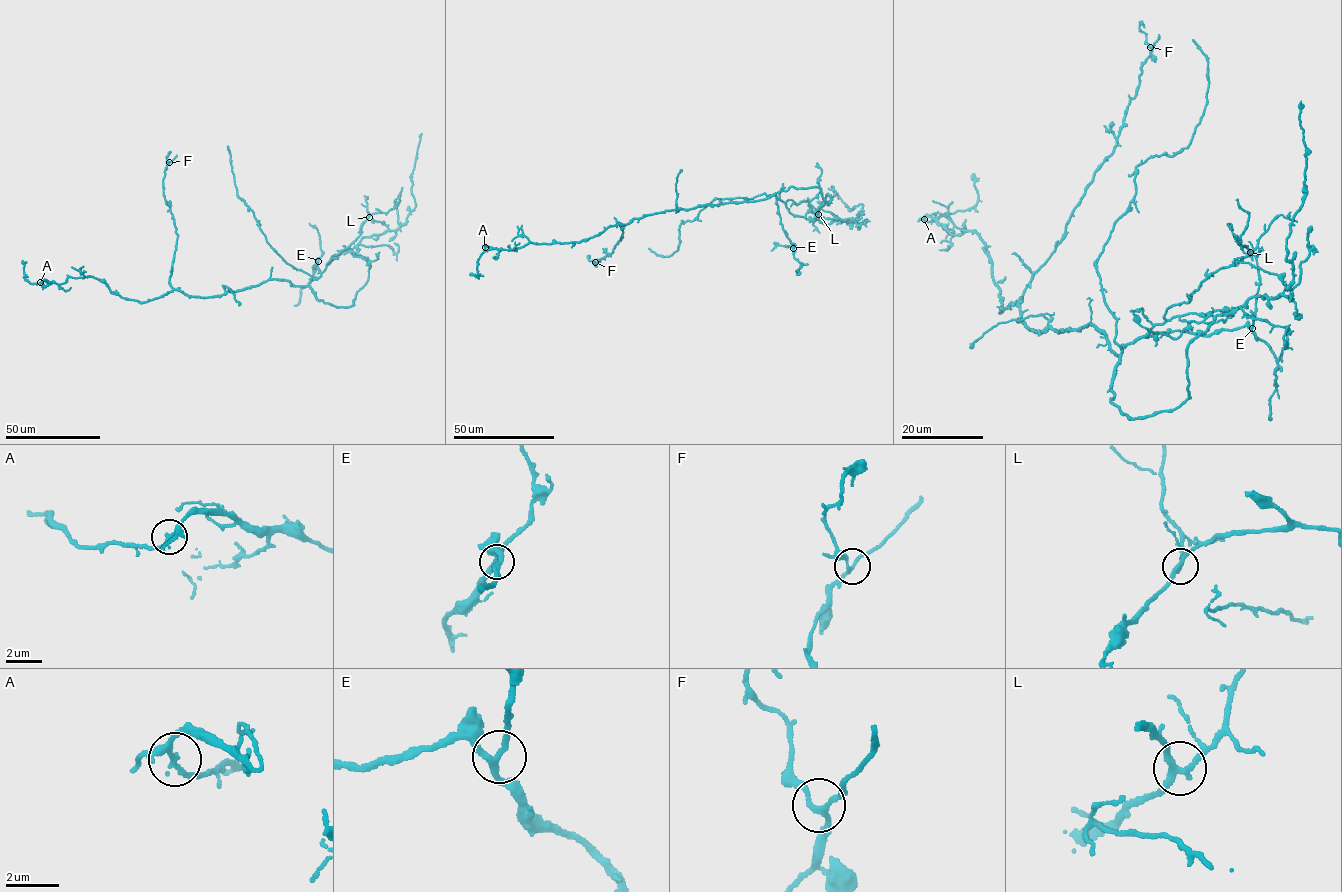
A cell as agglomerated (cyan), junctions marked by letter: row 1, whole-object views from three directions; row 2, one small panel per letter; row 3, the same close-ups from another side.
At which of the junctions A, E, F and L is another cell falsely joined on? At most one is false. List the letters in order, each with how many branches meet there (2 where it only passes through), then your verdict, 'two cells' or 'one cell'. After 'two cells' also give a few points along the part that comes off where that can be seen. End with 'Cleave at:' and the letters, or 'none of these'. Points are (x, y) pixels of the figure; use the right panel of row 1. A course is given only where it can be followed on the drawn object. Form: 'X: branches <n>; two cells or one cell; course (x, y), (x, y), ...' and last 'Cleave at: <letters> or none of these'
A: branches 3; two cells; course (924, 220), (935, 220), (944, 214), (974, 206), (978, 191), (972, 174)
E: branches 3; one cell
F: branches 3; one cell
L: branches 3; one cell
Cleave at: A

